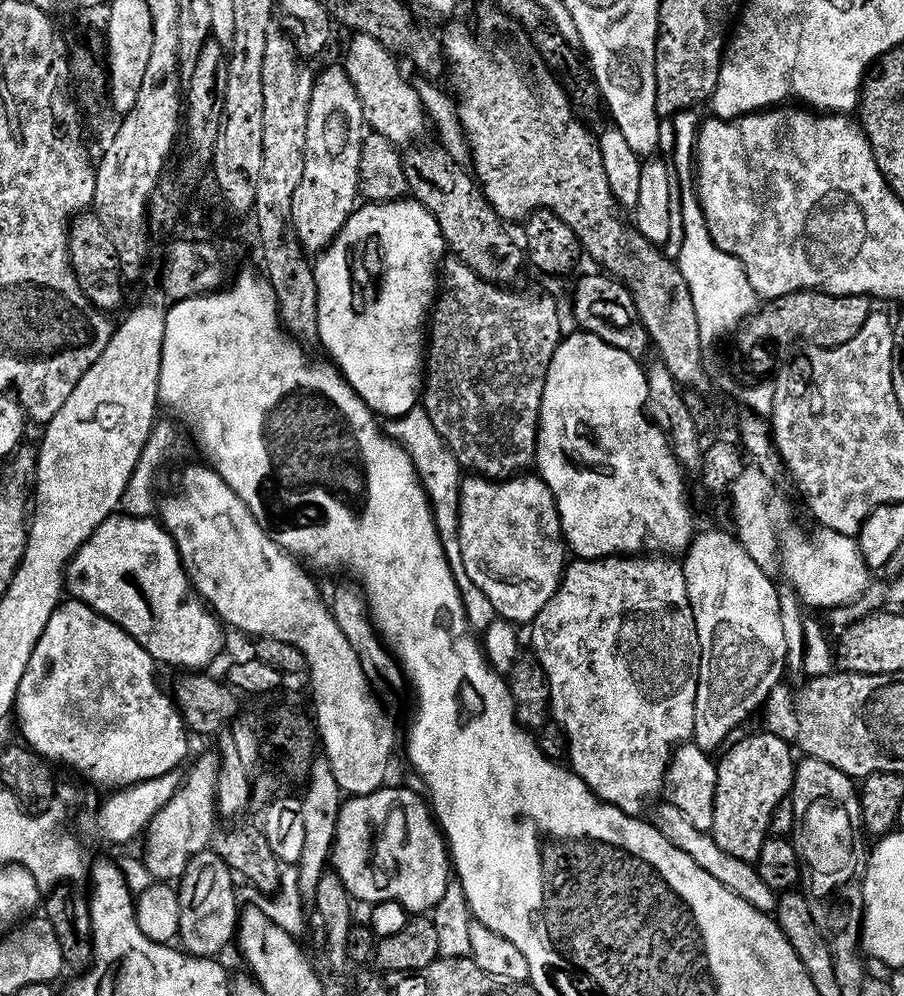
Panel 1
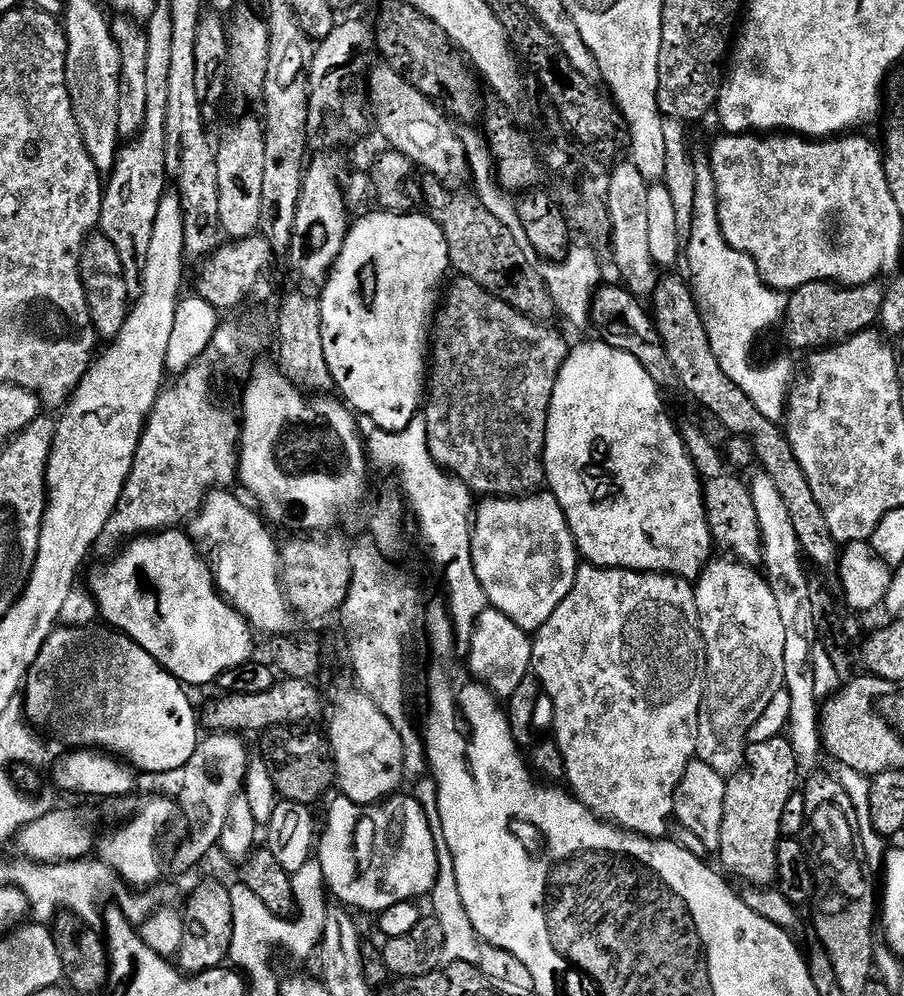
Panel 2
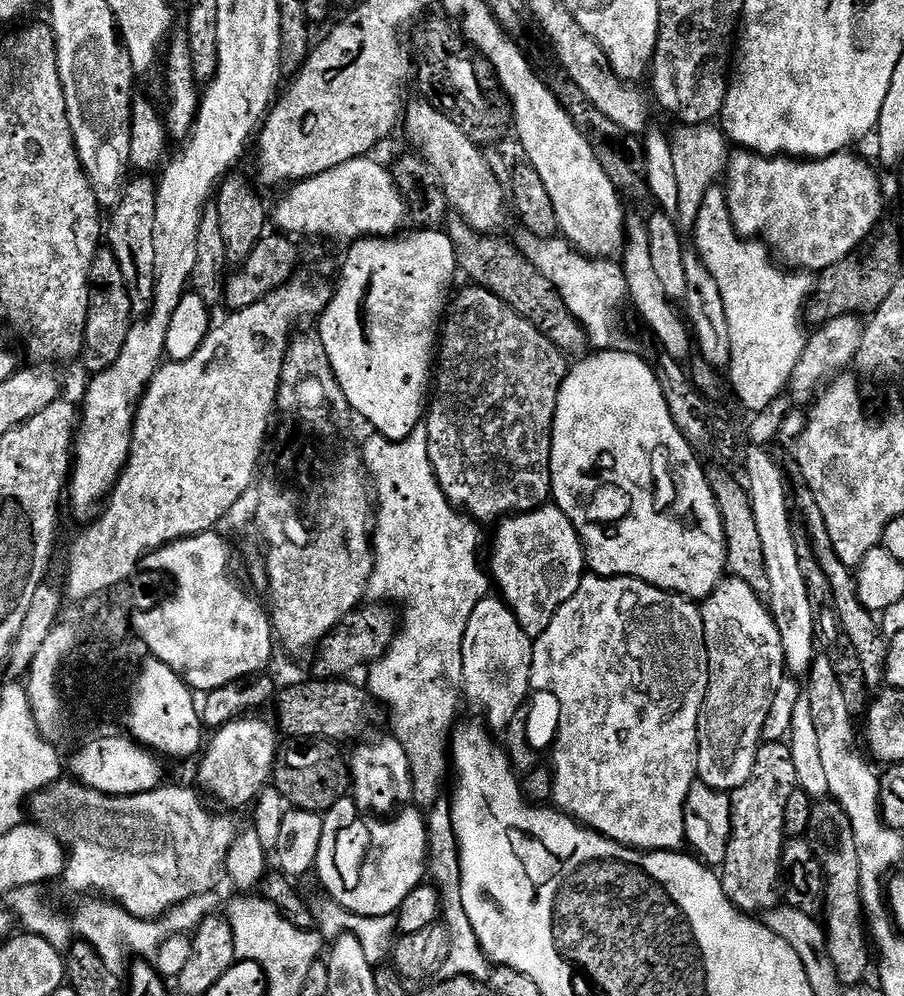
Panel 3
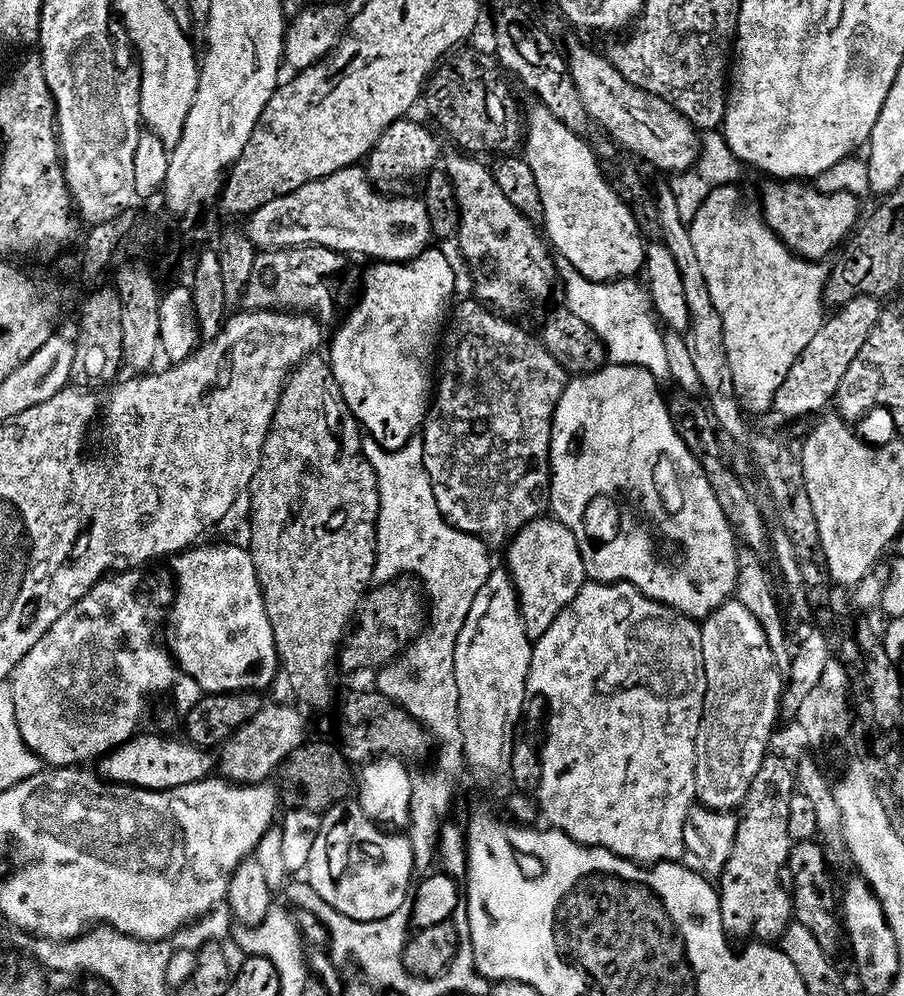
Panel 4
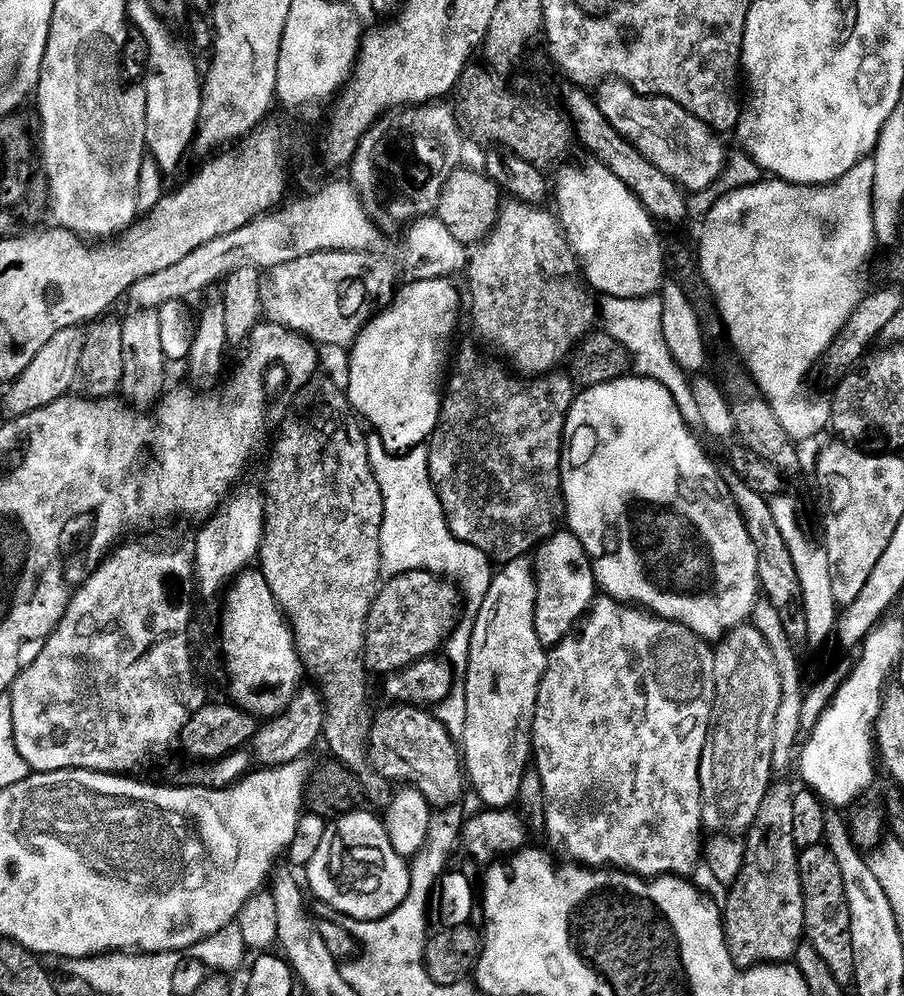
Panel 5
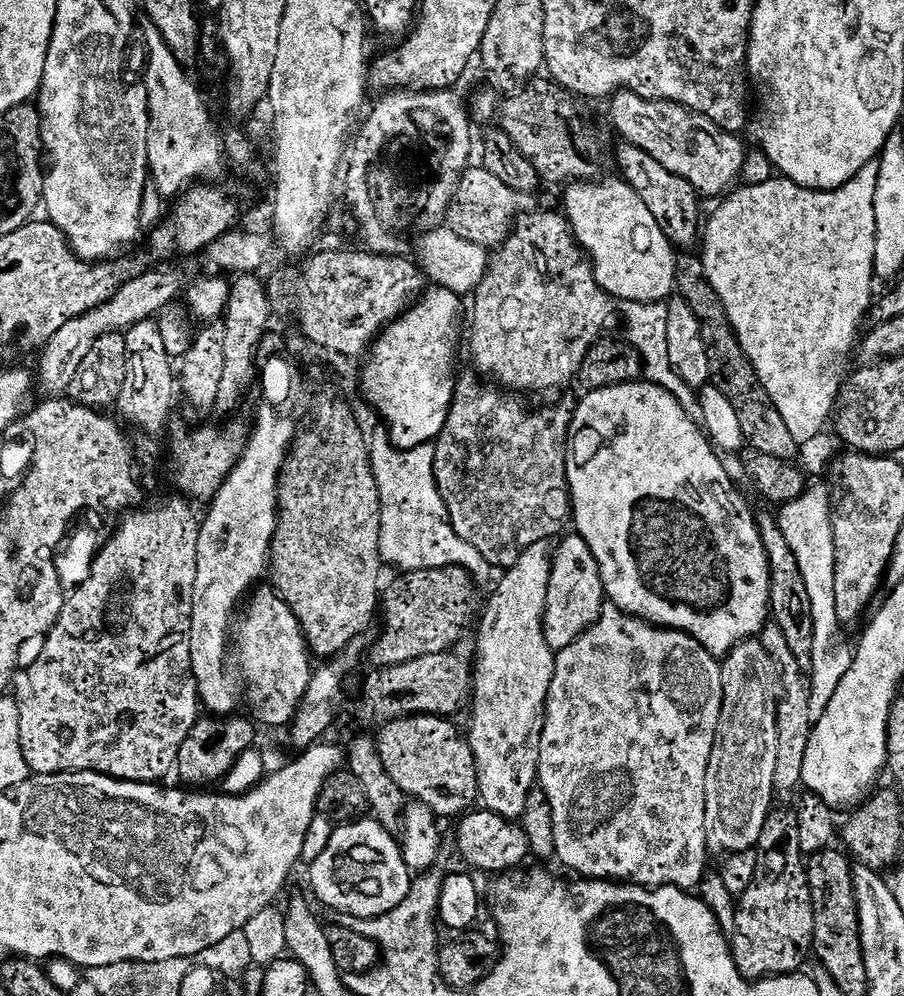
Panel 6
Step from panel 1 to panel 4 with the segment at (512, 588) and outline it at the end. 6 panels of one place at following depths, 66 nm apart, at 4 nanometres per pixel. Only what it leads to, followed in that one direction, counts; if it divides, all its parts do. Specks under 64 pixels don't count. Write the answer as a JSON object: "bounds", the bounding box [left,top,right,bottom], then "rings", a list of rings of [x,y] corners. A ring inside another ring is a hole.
{"bounds":[506,518,586,638],"rings":[[[541,518],[527,524],[506,548],[508,568],[512,571],[510,580],[516,586],[516,594],[520,597],[520,611],[524,613],[524,624],[528,628],[529,636],[533,638],[542,637],[552,629],[556,619],[572,607],[586,583],[584,559],[571,528],[559,519],[548,519]]]}

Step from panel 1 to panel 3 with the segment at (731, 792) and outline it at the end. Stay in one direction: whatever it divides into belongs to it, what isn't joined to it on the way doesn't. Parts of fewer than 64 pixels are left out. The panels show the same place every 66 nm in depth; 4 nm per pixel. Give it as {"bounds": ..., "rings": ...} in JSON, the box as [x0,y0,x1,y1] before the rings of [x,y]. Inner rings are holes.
{"bounds":[722,742,797,914],"rings":[[[784,742],[761,743],[751,778],[731,793],[732,832],[729,834],[722,879],[730,902],[745,914],[763,914],[769,908],[777,907],[781,899],[780,859],[786,843],[784,815],[786,802],[790,802],[790,794],[797,788],[789,745]]]}

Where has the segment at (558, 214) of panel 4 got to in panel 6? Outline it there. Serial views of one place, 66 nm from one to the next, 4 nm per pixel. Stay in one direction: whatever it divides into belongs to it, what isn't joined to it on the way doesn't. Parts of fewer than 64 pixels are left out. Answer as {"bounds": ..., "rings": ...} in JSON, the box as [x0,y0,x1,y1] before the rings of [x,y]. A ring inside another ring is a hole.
{"bounds":[563,180,676,303],"rings":[[[625,180],[572,182],[564,192],[563,215],[578,245],[587,254],[593,272],[605,293],[620,302],[661,303],[673,295],[676,252],[654,222],[654,214]]]}

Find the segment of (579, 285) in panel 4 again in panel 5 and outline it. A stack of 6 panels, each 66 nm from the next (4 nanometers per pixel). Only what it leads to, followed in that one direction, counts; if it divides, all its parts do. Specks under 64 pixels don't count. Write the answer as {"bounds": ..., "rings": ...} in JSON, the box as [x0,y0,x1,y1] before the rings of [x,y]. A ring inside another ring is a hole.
{"bounds":[604,296,704,430],"rings":[[[651,296],[647,298],[630,298],[611,301],[612,314],[610,324],[605,325],[604,330],[608,336],[614,338],[631,357],[638,358],[633,365],[633,373],[637,376],[646,377],[648,380],[656,381],[670,390],[674,398],[678,412],[688,428],[693,430],[703,429],[704,424],[695,399],[693,399],[690,386],[691,379],[683,368],[680,368],[674,361],[670,348],[666,344],[666,336],[662,331],[662,298]]]}

